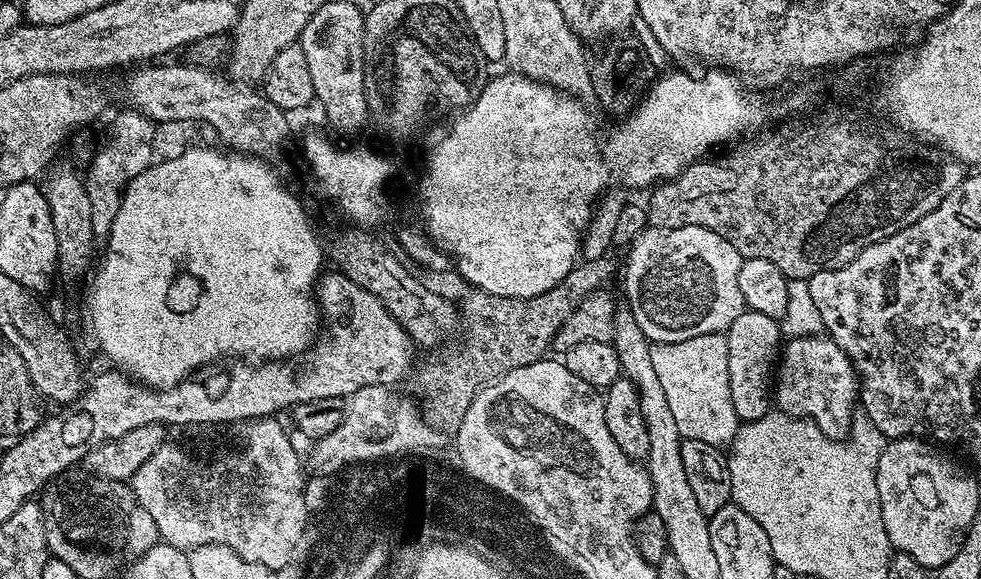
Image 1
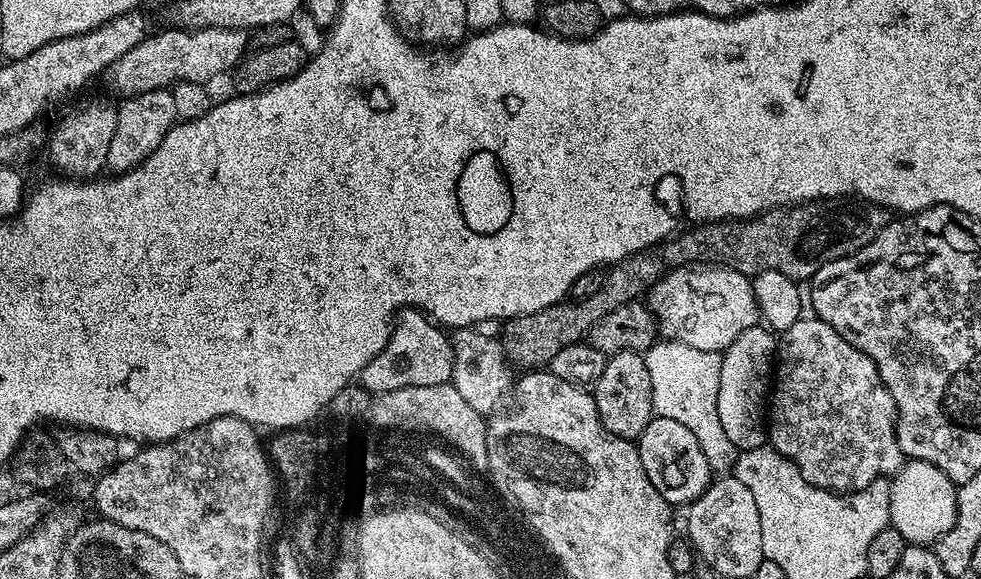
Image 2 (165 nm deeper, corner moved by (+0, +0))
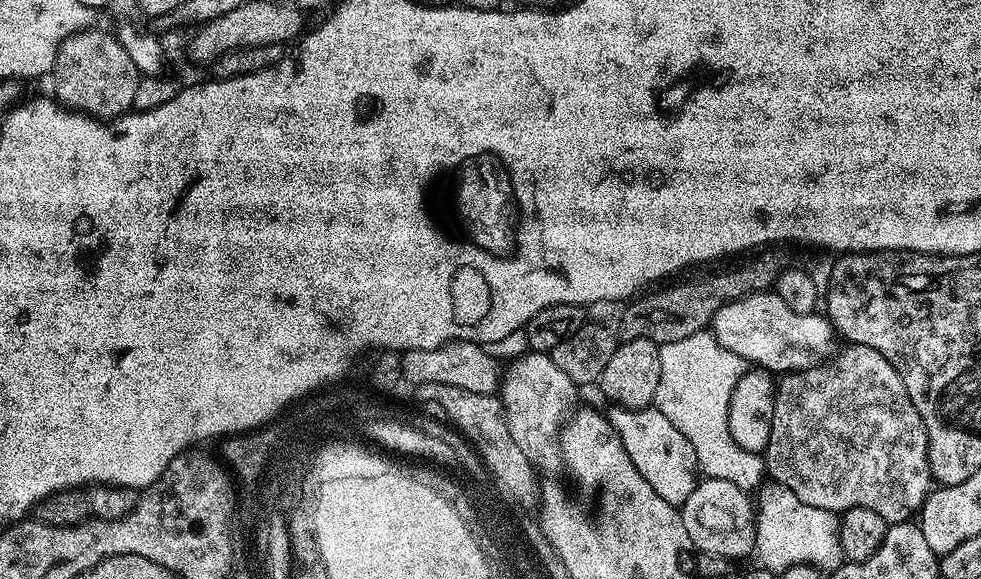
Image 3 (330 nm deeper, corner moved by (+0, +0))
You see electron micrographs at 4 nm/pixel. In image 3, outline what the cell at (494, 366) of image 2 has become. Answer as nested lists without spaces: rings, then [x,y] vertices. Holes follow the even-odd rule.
[[[531,350],[525,353],[505,372],[503,369],[498,399],[504,408],[504,421],[510,430],[510,438],[514,438],[522,454],[526,454],[533,467],[537,464],[552,467],[556,457],[562,453],[562,425],[573,407],[572,399],[578,392],[578,385],[554,366],[551,355]]]

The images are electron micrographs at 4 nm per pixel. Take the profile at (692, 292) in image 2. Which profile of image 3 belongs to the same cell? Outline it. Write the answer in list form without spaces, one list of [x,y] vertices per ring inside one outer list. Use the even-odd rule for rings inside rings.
[[[775,290],[751,292],[748,296],[723,304],[712,318],[710,331],[723,348],[738,354],[749,365],[760,367],[765,372],[773,374],[787,374],[800,372],[803,368],[812,368],[829,355],[828,347],[832,344],[834,329],[823,315],[820,315],[821,317],[818,315],[793,312]]]

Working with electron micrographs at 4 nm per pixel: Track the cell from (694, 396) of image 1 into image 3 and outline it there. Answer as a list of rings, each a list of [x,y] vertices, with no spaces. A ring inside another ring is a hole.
[[[708,330],[662,344],[654,406],[686,434],[690,446],[694,446],[696,467],[707,479],[734,482],[743,492],[751,493],[765,479],[766,460],[763,455],[746,450],[737,437],[736,440],[732,437],[734,432],[726,411],[734,386],[744,371],[743,358],[723,348]]]

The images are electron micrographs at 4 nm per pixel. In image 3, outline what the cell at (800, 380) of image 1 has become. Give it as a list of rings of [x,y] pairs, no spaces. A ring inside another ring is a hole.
[[[848,344],[836,357],[834,356],[827,362],[821,362],[812,368],[803,368],[800,372],[790,372],[779,377],[776,384],[770,438],[766,449],[767,475],[775,483],[786,486],[786,490],[798,494],[798,498],[806,502],[806,506],[830,510],[837,514],[849,512],[851,508],[865,508],[874,510],[874,514],[882,514],[882,518],[889,524],[903,524],[911,521],[917,515],[918,509],[924,505],[924,500],[934,484],[928,461],[928,431],[924,425],[924,419],[918,414],[914,402],[910,402],[910,394],[906,394],[906,386],[902,386],[902,378],[898,370],[894,370],[894,366],[890,366],[890,362],[886,362],[886,358],[878,354],[878,350],[861,344]]]

